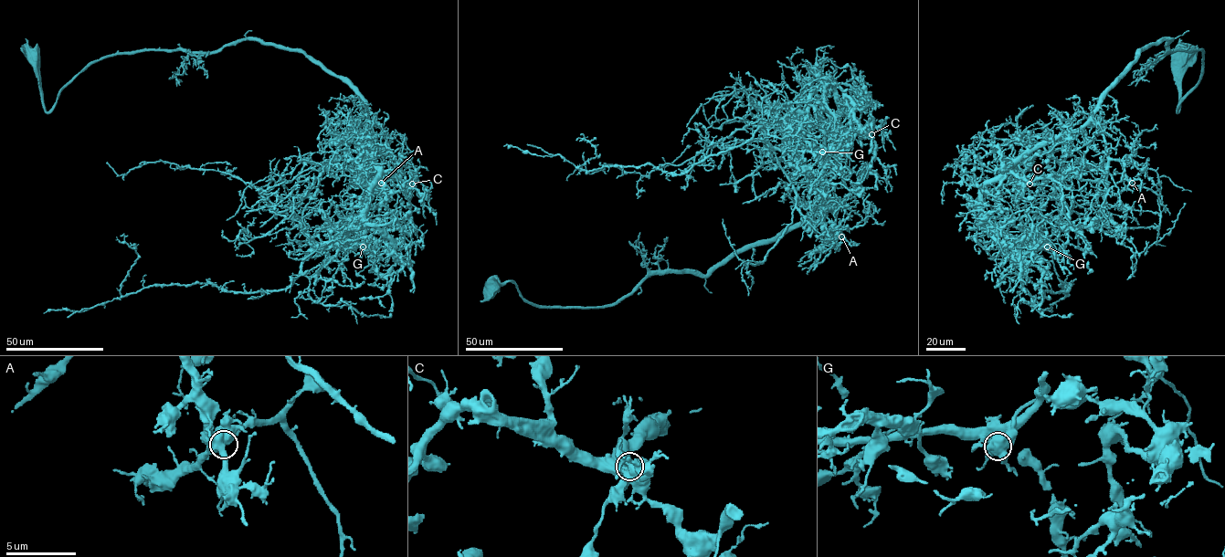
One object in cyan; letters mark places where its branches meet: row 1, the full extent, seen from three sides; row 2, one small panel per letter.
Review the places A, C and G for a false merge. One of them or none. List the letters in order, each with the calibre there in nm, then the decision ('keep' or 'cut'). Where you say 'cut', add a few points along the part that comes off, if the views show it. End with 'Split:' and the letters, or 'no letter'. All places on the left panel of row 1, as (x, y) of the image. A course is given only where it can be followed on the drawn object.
A: calibre 550 nm; keep
C: calibre 500 nm; keep
G: calibre 550 nm; cut; course (363, 246), (314, 244), (300, 273), (283, 289), (236, 292), (201, 283), (153, 285), (79, 311), (44, 313)
Split: G

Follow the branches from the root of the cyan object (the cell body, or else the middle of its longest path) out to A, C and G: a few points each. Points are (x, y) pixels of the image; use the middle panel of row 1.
A: (492, 287), (512, 280), (541, 307), (613, 305), (650, 275), (709, 275), (797, 226), (828, 197), (841, 236)
C: (492, 287), (599, 308), (650, 275), (709, 275), (825, 200), (836, 117), (871, 134)
G: (492, 287), (599, 308), (650, 275), (709, 275), (856, 191), (846, 141), (822, 152)

